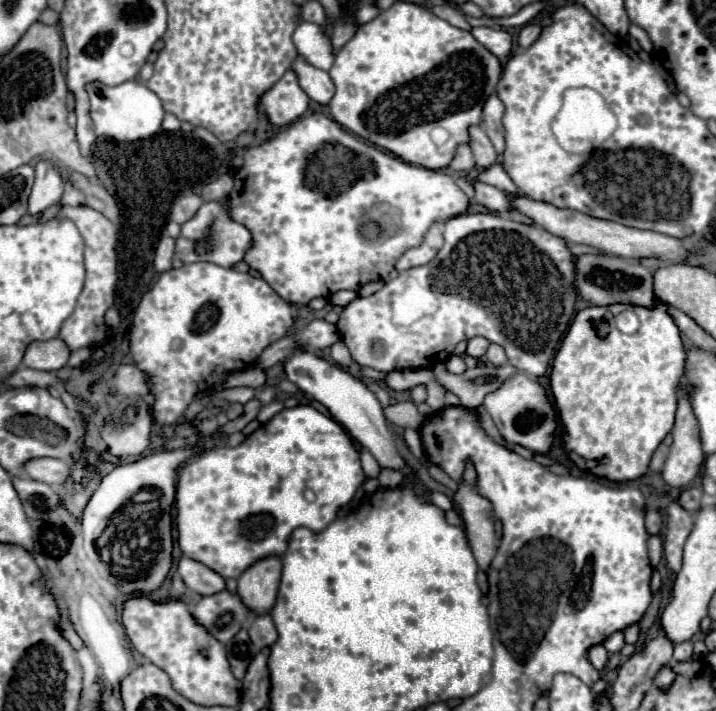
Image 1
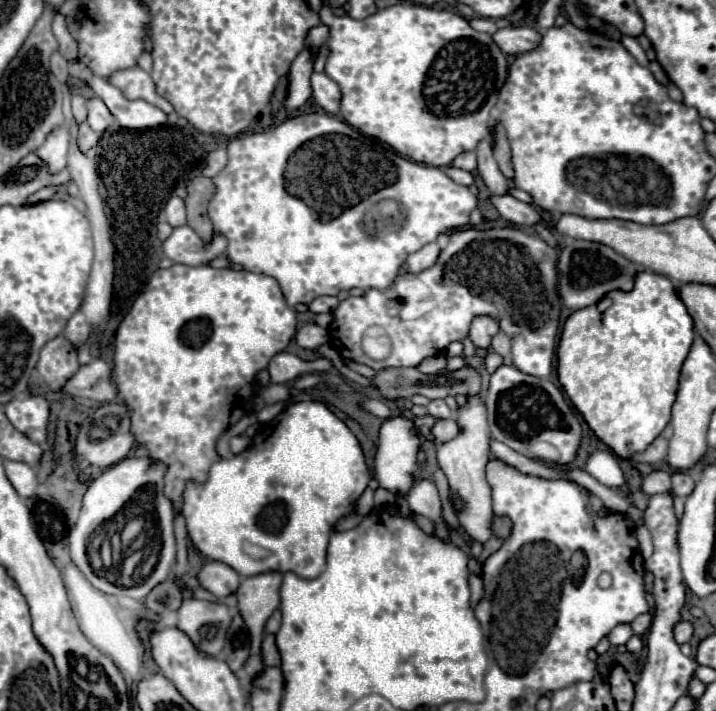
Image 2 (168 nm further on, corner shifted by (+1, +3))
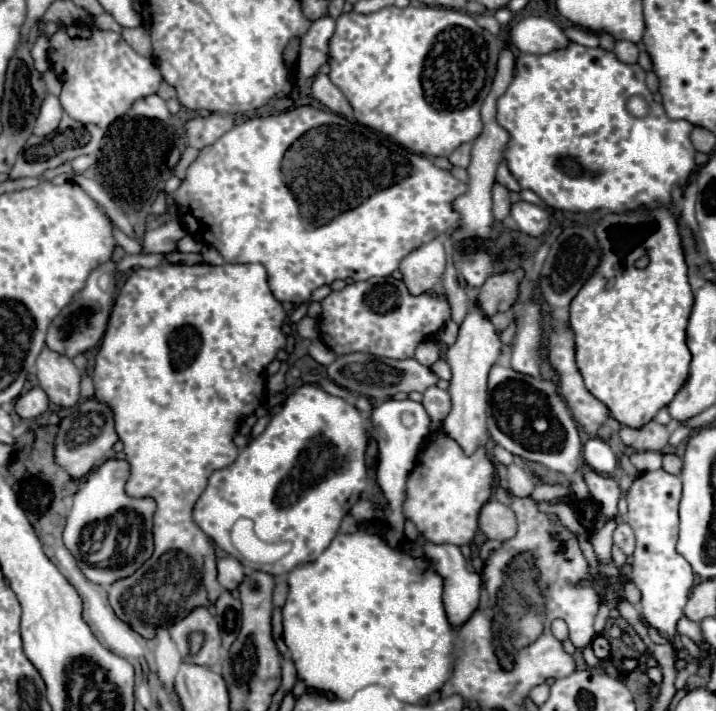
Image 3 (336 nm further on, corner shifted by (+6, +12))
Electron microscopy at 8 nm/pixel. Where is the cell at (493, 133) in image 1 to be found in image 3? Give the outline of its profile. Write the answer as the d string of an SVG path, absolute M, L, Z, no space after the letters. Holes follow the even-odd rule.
M504 160L500 162L500 166L498 166L498 170L496 170L496 180L498 180L500 184L504 184L508 190L520 192L520 184L518 184L516 178L510 174L510 170L508 170L508 166L506 166Z

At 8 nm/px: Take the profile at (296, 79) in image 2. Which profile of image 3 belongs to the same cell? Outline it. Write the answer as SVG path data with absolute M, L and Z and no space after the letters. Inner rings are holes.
M324 16L312 22L310 30L300 38L300 54L296 72L298 78L312 78L328 60L328 40L334 34L334 20Z

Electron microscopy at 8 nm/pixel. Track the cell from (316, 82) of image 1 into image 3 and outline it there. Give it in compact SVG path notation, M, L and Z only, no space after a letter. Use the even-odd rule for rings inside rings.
M318 74L314 78L312 96L320 104L324 104L326 108L330 108L332 112L336 112L340 116L346 116L346 118L352 118L352 108L350 108L346 96L342 94L342 90L336 84L332 84L332 80L326 74Z

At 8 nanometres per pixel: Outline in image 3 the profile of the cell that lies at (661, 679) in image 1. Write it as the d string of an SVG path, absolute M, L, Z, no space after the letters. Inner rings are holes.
M664 470L646 472L646 476L636 478L630 492L626 494L628 500L626 522L636 534L632 580L642 594L640 612L646 624L668 640L676 636L676 624L682 618L684 604L694 584L694 572L690 564L686 564L686 560L682 560L682 556L678 556L676 552L680 494L682 494L680 476L668 474Z

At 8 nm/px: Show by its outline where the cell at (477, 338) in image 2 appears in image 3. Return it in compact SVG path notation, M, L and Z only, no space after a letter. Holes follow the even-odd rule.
M524 270L490 276L490 280L486 280L486 284L474 294L478 310L486 318L492 318L496 312L508 312L518 294L518 282L522 280L522 276Z

